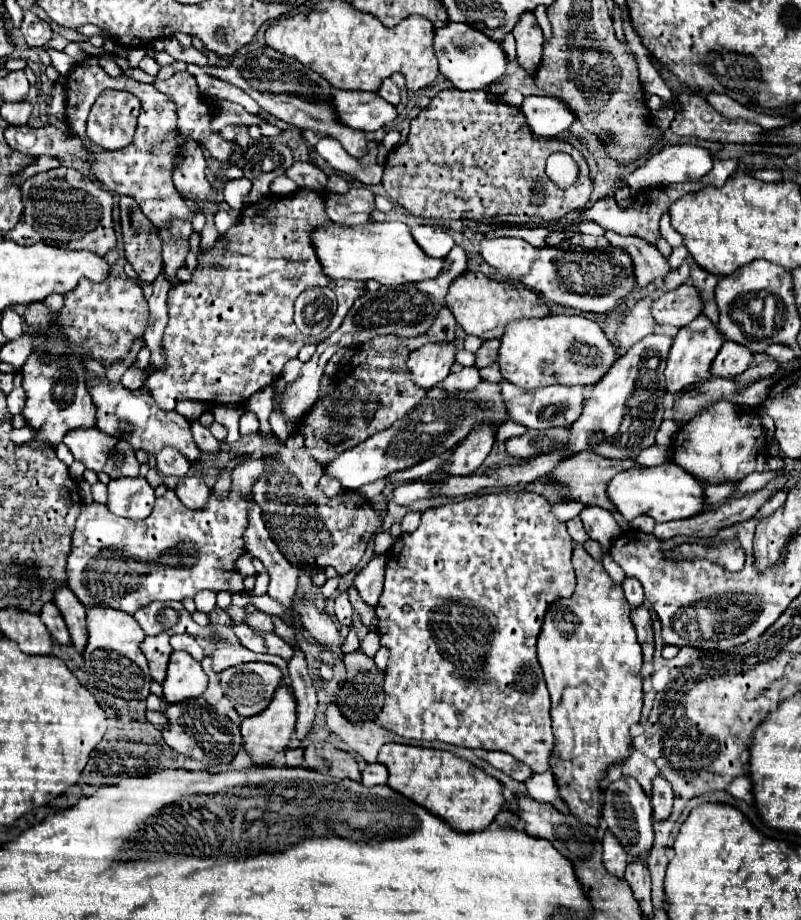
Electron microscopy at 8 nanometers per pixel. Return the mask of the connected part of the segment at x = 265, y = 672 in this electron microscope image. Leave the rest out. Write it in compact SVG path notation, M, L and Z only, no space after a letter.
M244 662L220 672L220 686L224 694L244 718L260 714L272 700L280 682L280 668L268 662Z

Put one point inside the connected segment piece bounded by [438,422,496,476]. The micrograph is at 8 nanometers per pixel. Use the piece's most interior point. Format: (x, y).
(472, 452)

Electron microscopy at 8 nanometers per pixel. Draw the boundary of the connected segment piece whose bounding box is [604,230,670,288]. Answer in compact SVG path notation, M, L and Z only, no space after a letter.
M606 230L604 236L608 238L608 242L612 246L620 246L624 250L628 250L628 254L634 260L634 274L636 274L636 282L640 288L646 288L652 282L662 282L666 278L666 274L670 272L668 260L656 250L654 244L648 244L642 238L634 238L634 236L620 236L616 232Z

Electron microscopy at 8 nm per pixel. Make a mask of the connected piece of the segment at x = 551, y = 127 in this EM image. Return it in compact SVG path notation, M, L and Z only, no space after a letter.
M526 96L520 110L530 130L540 138L552 138L566 132L576 118L564 102L552 96Z

